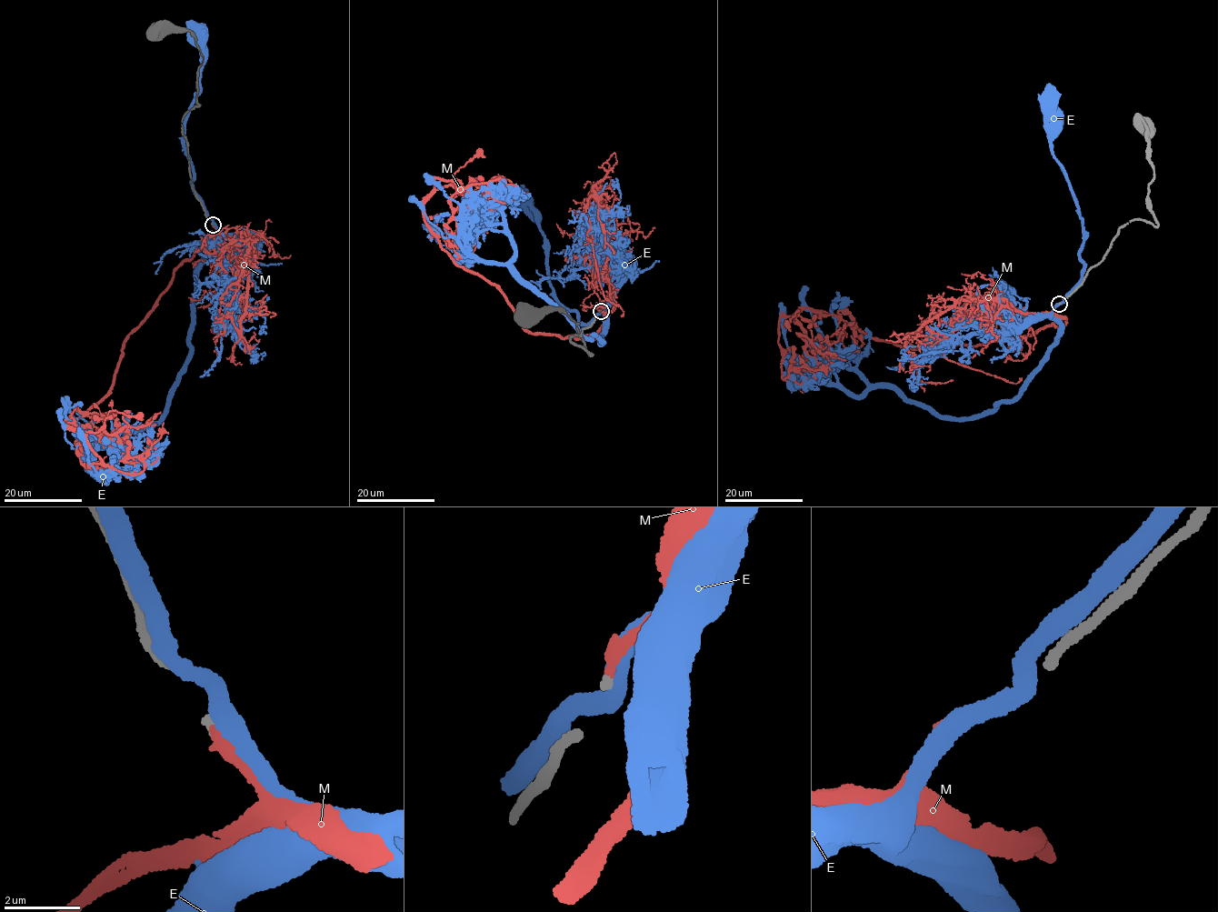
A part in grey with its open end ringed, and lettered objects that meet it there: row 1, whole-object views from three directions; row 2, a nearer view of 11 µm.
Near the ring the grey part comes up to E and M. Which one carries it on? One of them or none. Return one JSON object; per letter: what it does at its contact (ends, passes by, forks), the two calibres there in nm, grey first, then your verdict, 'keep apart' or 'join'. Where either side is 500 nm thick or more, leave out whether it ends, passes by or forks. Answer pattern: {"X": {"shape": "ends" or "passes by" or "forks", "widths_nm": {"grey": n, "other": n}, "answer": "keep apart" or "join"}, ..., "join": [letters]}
{"E": {"shape": "passes by", "widths_nm": {"grey": 190, "other": 460}, "answer": "keep apart"}, "M": {"shape": "ends", "widths_nm": {"grey": 190, "other": 280}, "answer": "join"}, "join": ["M"]}

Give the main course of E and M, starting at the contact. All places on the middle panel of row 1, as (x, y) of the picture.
E: (601, 312), (593, 321), (580, 323), (574, 309), (554, 295), (541, 230), (524, 199)
M: (601, 311), (594, 338), (524, 328), (502, 290), (442, 246), (424, 207), (435, 177), (507, 179), (520, 199)

